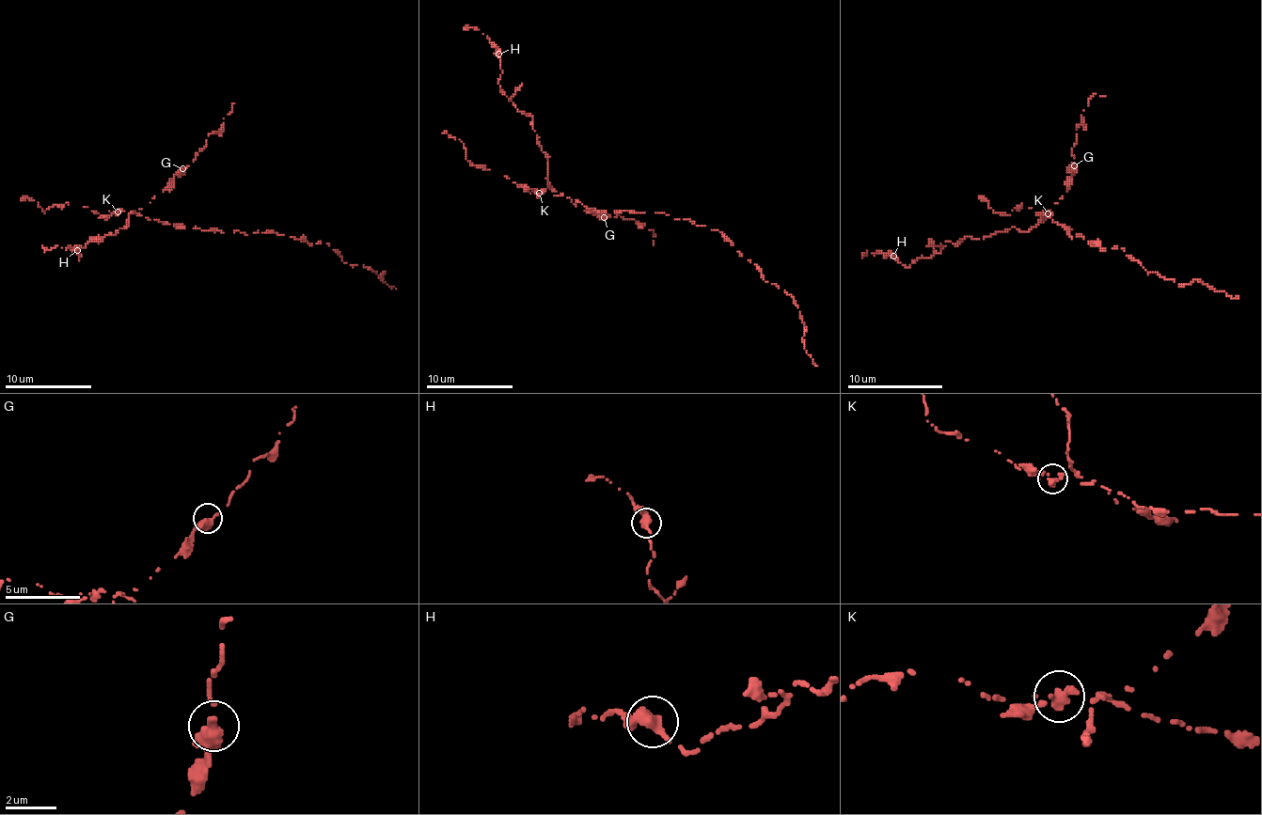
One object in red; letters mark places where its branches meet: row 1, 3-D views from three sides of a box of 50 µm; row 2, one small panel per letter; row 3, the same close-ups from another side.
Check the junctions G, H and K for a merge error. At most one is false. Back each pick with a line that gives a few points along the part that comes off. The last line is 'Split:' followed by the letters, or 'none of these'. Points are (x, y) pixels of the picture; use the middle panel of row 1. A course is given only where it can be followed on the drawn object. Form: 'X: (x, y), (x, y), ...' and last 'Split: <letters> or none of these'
K: (539, 194), (560, 195), (597, 211), (664, 212), (717, 230), (765, 282), (794, 299), (804, 349), (817, 366)
Split: K

